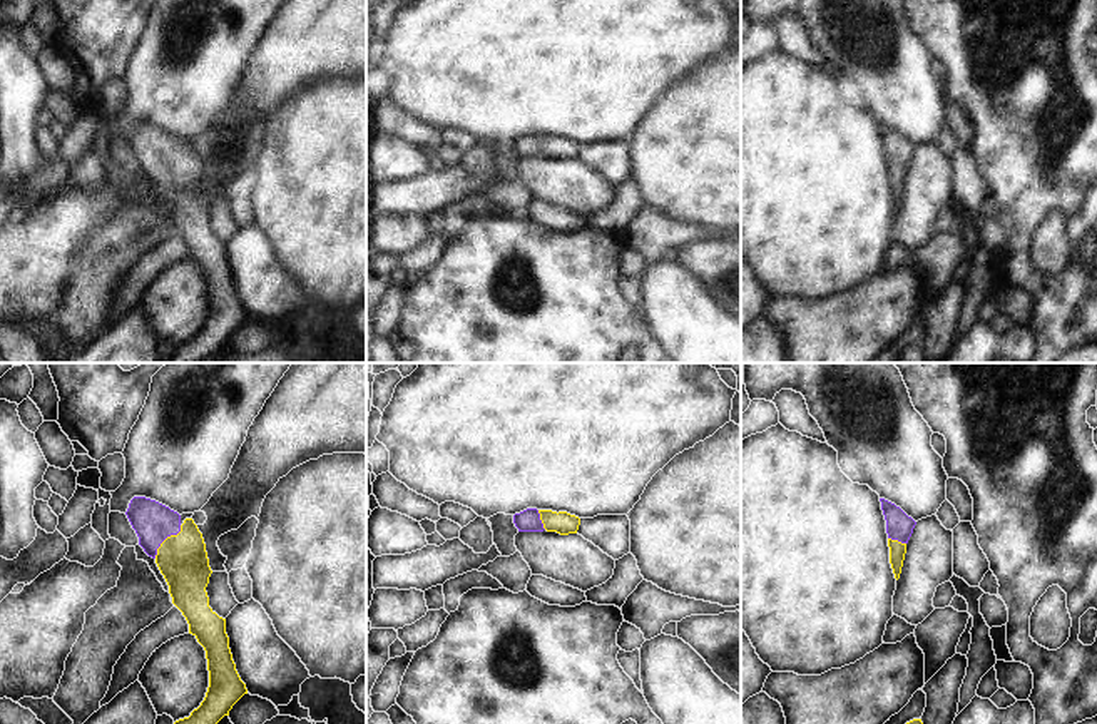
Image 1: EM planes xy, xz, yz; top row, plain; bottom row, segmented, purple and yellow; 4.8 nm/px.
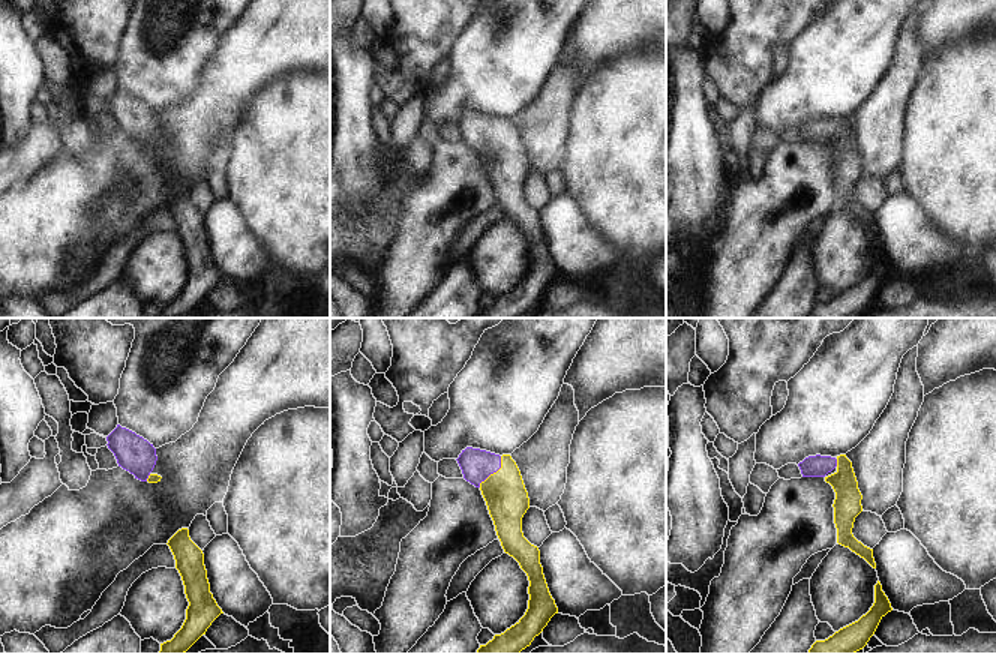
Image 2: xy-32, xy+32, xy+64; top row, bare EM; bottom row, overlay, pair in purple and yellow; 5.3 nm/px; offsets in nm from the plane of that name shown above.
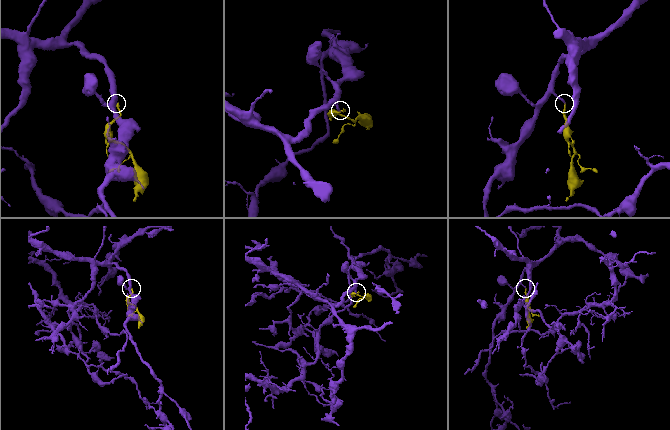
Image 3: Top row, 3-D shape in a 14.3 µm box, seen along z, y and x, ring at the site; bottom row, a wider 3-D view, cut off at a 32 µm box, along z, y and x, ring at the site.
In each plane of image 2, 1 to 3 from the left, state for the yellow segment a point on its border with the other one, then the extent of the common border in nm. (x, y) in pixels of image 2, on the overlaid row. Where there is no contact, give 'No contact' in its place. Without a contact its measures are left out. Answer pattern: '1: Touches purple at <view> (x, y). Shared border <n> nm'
1: Touches purple at xy-32 (147, 477). Shared border 50 nm
2: Touches purple at xy+32 (494, 471). Shared border 200 nm
3: Touches purple at xy+64 (836, 462). Shared border 40 nm

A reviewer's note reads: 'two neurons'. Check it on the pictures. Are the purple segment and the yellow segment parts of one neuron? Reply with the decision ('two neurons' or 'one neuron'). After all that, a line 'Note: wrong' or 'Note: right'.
one neuron
Note: wrong

